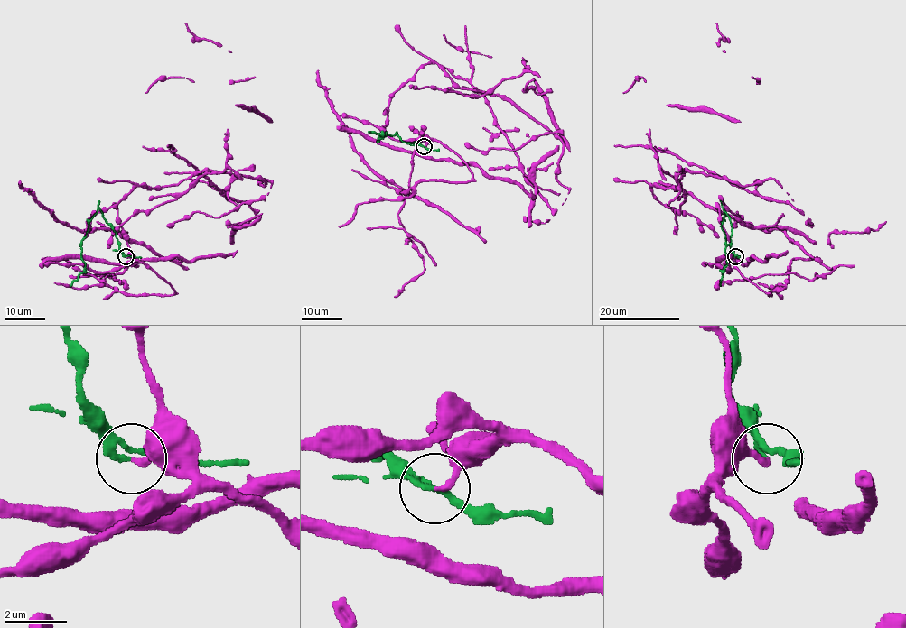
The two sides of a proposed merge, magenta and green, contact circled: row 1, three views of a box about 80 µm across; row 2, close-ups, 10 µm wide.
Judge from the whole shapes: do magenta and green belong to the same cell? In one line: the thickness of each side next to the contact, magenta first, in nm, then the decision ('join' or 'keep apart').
200 nm thick on the magenta side, 170 nm on the other; keep apart

